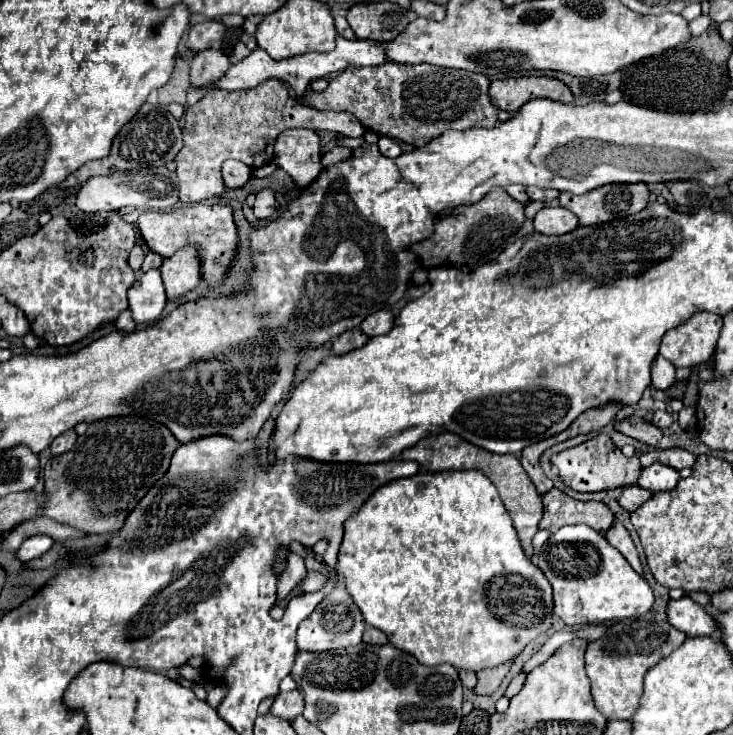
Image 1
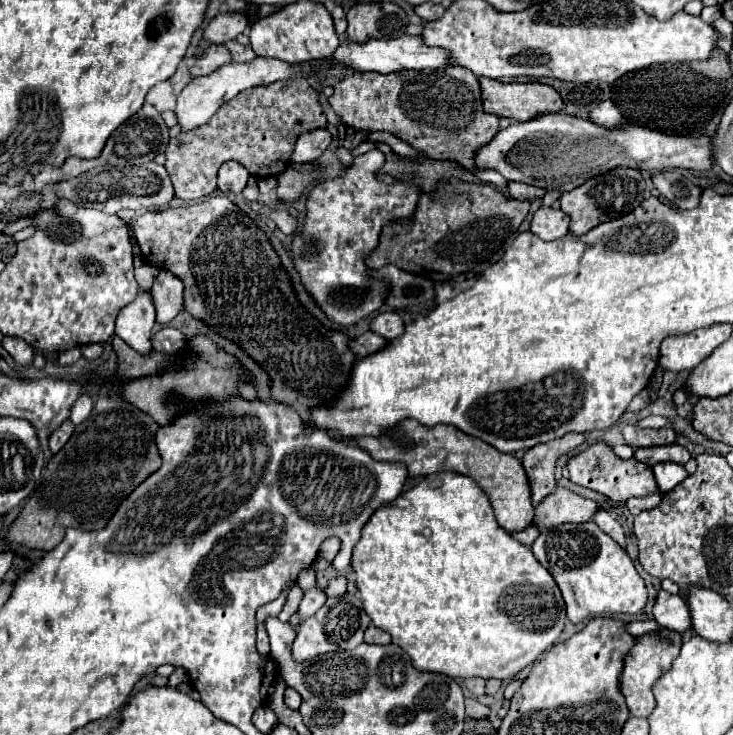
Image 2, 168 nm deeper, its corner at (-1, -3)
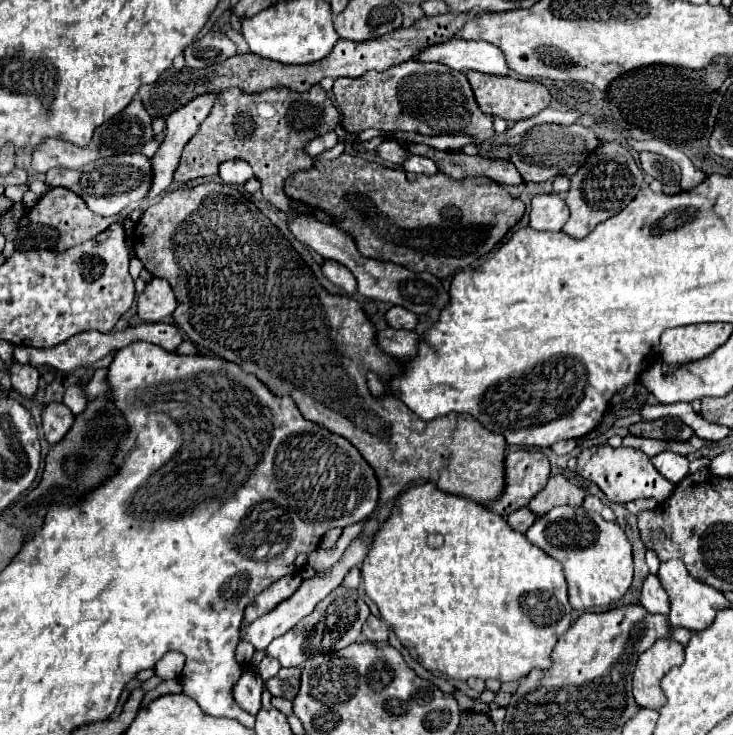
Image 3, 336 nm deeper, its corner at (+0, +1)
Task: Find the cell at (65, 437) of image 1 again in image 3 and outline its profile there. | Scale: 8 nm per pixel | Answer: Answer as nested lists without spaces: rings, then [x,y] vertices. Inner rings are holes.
[[[54,402],[54,404],[46,406],[44,414],[42,414],[42,426],[44,426],[46,440],[50,444],[60,442],[64,438],[64,434],[70,430],[72,422],[74,422],[74,414],[64,404]]]

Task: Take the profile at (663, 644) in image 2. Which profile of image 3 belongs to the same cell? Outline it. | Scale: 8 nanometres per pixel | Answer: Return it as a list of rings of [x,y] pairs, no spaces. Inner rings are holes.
[[[658,640],[644,654],[640,654],[634,666],[632,686],[634,698],[642,708],[658,710],[664,706],[666,698],[660,690],[660,680],[672,666],[678,666],[682,660],[684,646],[674,640]]]

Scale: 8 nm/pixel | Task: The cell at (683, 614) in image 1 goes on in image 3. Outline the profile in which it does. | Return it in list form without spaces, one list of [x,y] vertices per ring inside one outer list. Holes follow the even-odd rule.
[[[648,576],[642,586],[642,606],[652,614],[670,614],[670,598],[666,590],[660,586],[660,580],[656,576]]]

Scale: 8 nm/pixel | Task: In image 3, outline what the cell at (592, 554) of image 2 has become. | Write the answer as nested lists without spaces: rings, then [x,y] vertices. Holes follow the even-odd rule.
[[[582,506],[552,508],[532,524],[526,538],[564,566],[568,598],[574,610],[610,606],[618,602],[632,586],[630,542],[618,524],[606,522],[600,514],[586,512]]]

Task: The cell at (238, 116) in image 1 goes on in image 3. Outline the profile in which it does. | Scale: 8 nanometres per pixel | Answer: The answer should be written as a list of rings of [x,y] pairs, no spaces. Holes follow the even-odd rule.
[[[320,84],[312,86],[306,92],[294,92],[284,86],[268,88],[264,92],[246,94],[240,88],[230,88],[218,94],[212,112],[208,118],[200,124],[200,130],[190,138],[190,142],[184,146],[180,166],[174,172],[174,180],[180,184],[186,184],[196,178],[214,176],[218,174],[218,166],[230,158],[246,160],[254,176],[264,184],[262,196],[278,206],[280,210],[290,212],[290,198],[284,194],[284,180],[296,172],[312,166],[312,158],[304,154],[306,142],[310,142],[316,136],[322,136],[330,130],[334,130],[340,122],[340,112],[328,98],[328,94],[322,90]],[[258,104],[272,104],[274,116],[262,118],[258,116]],[[294,106],[294,118],[290,114]]]

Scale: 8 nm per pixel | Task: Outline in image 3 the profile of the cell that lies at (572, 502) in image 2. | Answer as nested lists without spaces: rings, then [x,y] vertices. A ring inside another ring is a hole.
[[[550,476],[544,490],[540,490],[536,498],[532,498],[528,508],[536,516],[542,516],[556,506],[582,506],[584,498],[586,498],[586,492],[580,486],[574,486],[564,476]]]

